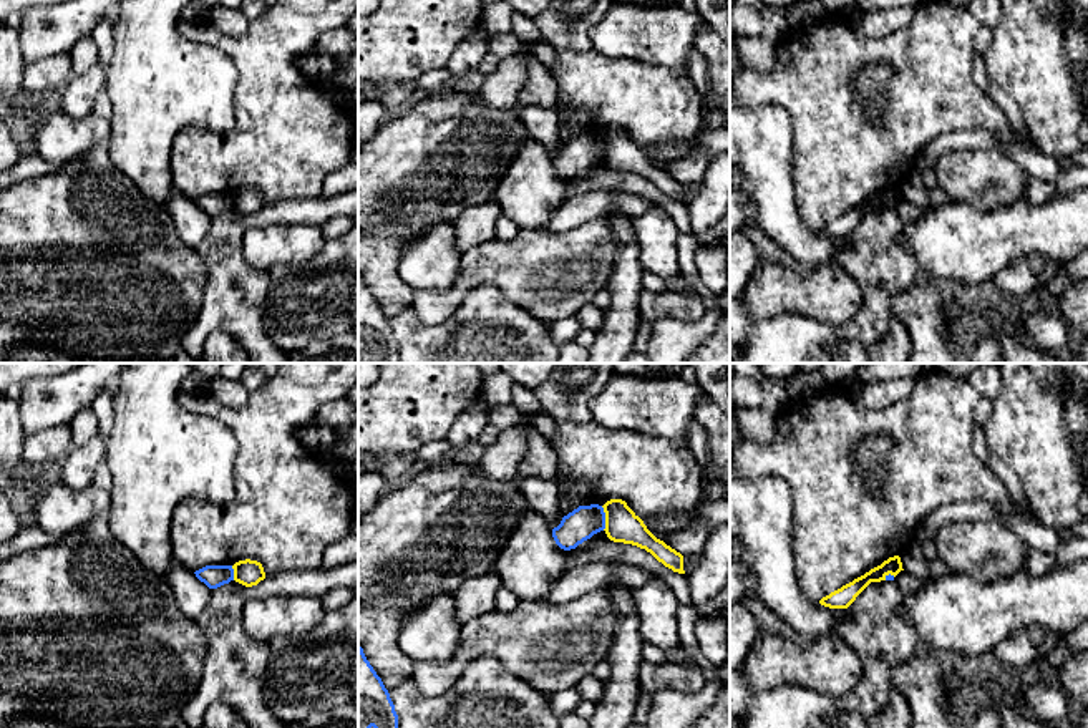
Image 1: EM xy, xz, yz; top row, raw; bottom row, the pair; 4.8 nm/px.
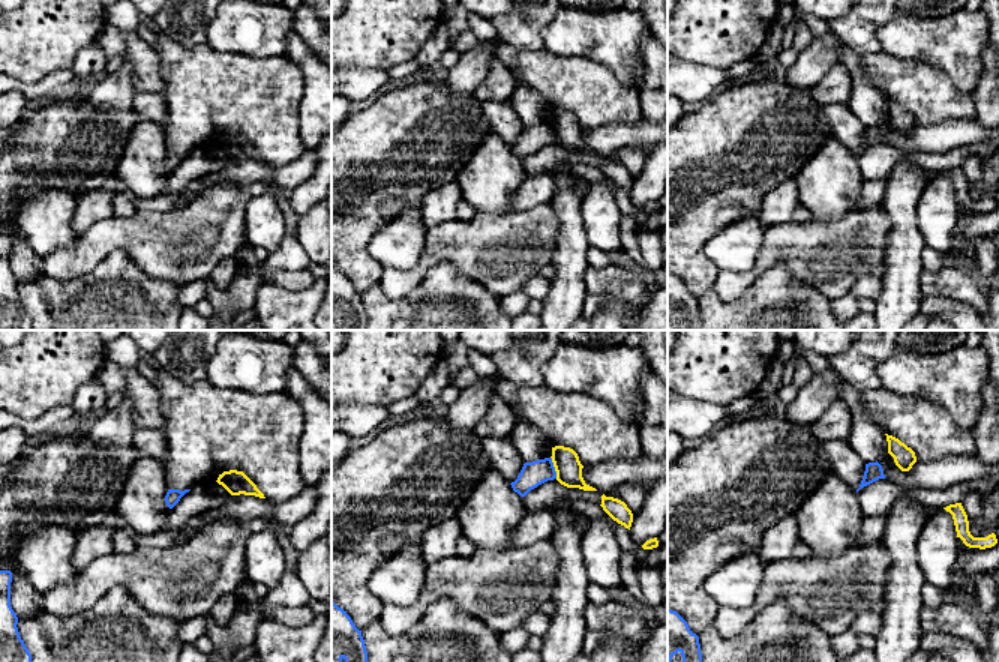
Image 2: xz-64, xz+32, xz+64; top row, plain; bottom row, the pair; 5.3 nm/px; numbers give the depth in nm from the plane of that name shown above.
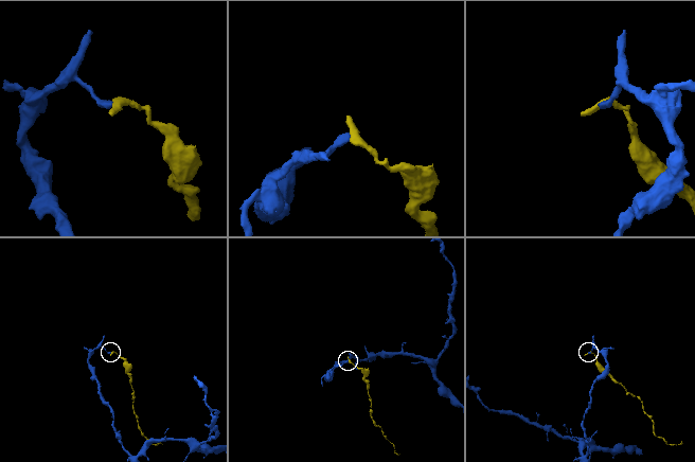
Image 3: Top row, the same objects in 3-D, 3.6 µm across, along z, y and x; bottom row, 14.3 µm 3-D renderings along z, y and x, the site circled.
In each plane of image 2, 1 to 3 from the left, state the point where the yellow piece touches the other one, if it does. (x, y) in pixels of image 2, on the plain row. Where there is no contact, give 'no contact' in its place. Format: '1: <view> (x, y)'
1: no contact
2: xz+32 (554, 131)
3: no contact

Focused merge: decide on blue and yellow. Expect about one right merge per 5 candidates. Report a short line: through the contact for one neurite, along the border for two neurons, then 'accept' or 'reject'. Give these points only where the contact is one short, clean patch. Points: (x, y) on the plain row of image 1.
line xz (601, 135), (604, 158); reject

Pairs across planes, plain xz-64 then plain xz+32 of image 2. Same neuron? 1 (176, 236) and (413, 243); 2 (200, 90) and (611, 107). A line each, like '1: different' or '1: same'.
1: different
2: same

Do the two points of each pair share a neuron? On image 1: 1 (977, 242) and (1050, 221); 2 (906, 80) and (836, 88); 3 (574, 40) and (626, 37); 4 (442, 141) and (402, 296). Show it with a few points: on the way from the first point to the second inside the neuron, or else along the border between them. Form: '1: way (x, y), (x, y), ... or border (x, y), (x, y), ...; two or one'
1: way (995, 237), (1022, 228), (1032, 228); one
2: way (891, 58), (858, 57), (848, 67); one
3: border (604, 17), (589, 32), (592, 47); two
4: way (407, 179), (387, 199), (387, 257); one

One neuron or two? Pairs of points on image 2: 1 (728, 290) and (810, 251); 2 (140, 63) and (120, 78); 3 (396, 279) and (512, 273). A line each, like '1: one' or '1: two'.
1: one
2: two
3: one

